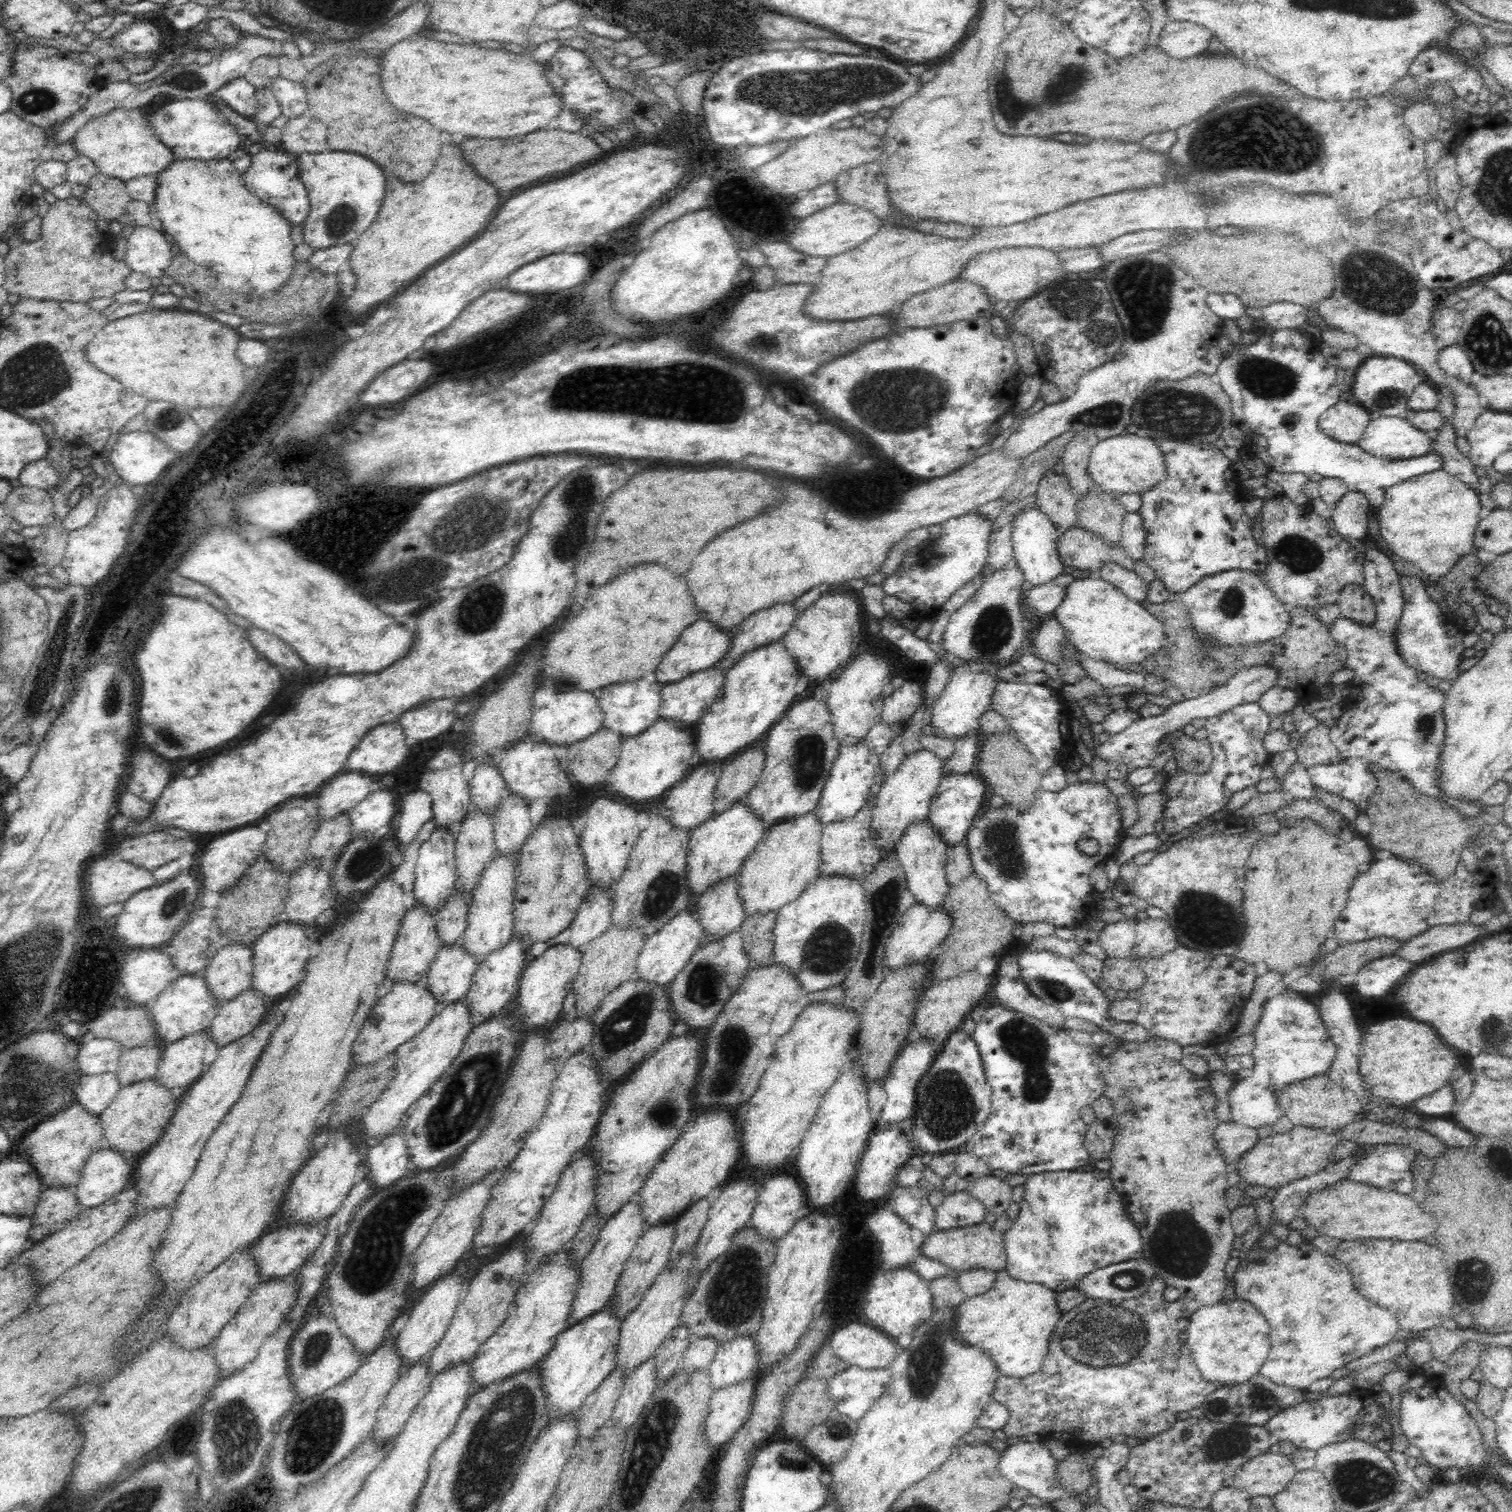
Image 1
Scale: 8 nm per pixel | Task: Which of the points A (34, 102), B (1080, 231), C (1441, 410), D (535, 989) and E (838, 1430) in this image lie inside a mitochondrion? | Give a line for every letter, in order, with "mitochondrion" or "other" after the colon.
A: mitochondrion
B: other
C: other
D: other
E: mitochondrion

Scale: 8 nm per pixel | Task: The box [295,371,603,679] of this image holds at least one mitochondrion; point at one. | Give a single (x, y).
(475, 518)

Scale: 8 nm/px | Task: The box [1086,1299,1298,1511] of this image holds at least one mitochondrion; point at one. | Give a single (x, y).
(1259, 1397)

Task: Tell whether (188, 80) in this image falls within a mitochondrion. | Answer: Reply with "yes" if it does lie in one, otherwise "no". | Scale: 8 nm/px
yes

